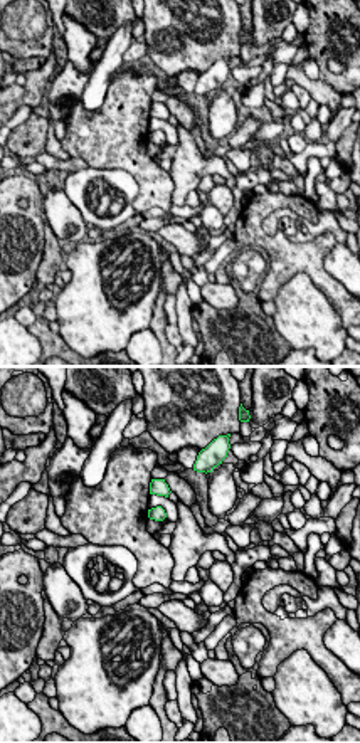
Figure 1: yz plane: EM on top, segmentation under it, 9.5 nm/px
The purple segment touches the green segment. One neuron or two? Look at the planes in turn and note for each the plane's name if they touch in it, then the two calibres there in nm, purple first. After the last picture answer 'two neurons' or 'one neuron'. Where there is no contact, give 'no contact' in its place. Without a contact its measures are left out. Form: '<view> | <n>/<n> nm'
no contact

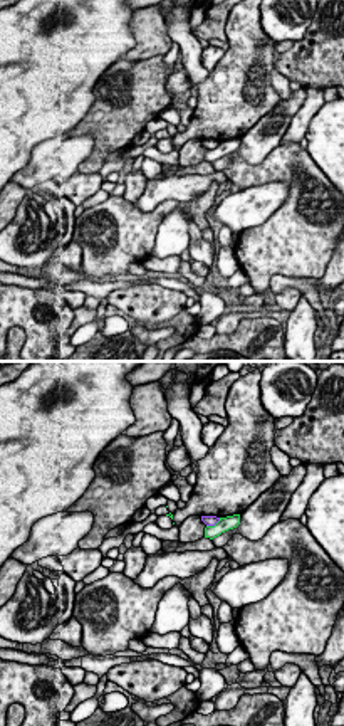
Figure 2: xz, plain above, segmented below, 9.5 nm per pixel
xz | 100/130 nm

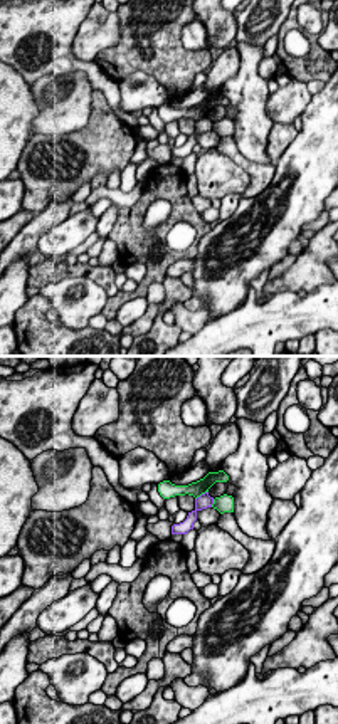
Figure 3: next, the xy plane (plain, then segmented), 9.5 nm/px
xy | 140/140 nm

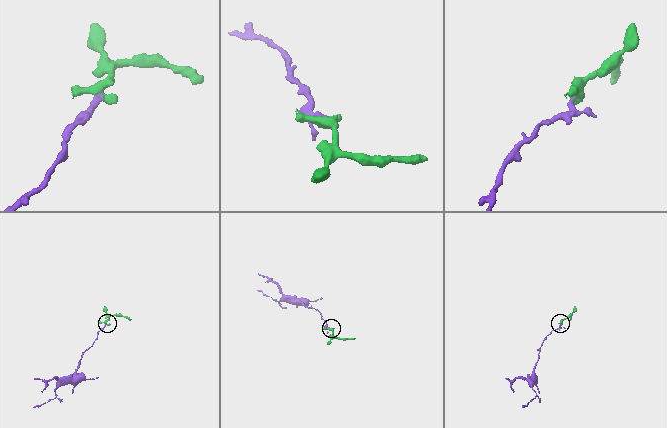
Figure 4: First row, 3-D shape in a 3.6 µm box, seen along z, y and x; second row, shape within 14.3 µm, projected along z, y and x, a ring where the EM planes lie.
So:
two neurons

